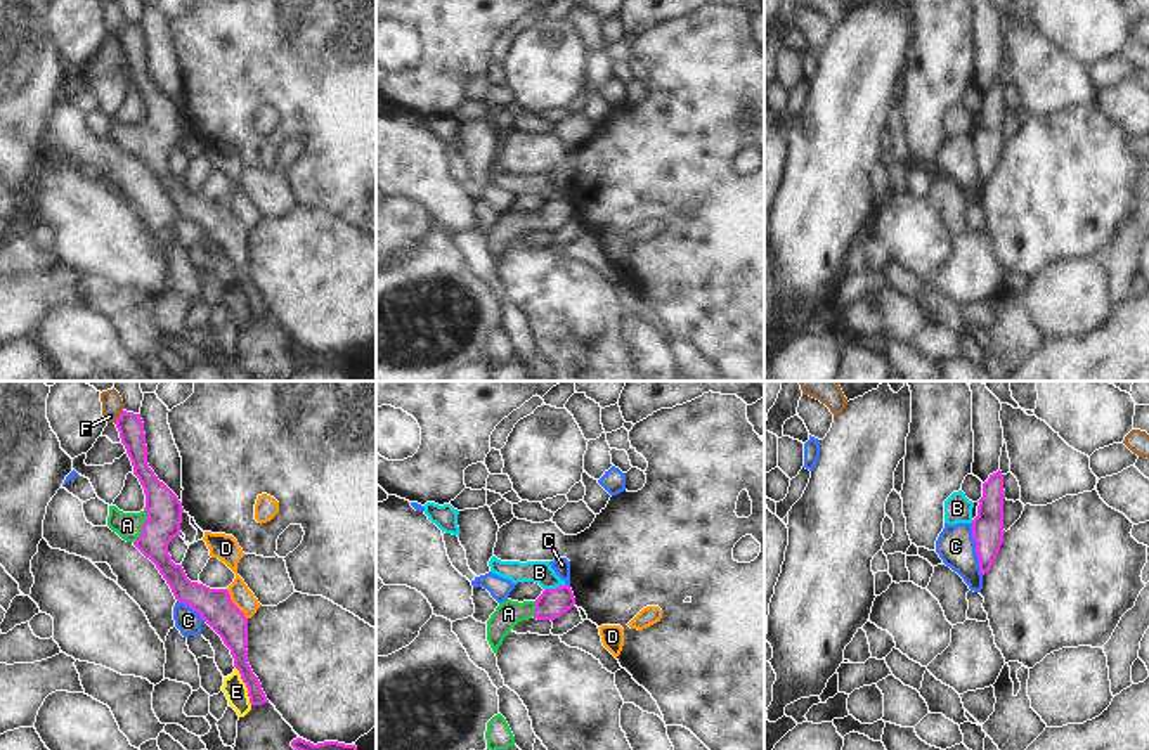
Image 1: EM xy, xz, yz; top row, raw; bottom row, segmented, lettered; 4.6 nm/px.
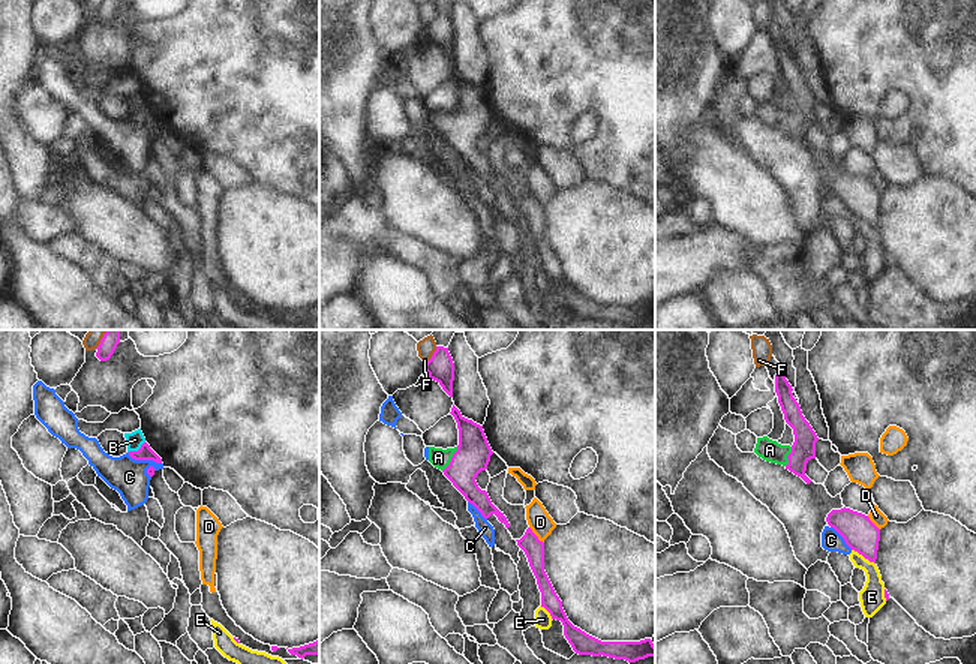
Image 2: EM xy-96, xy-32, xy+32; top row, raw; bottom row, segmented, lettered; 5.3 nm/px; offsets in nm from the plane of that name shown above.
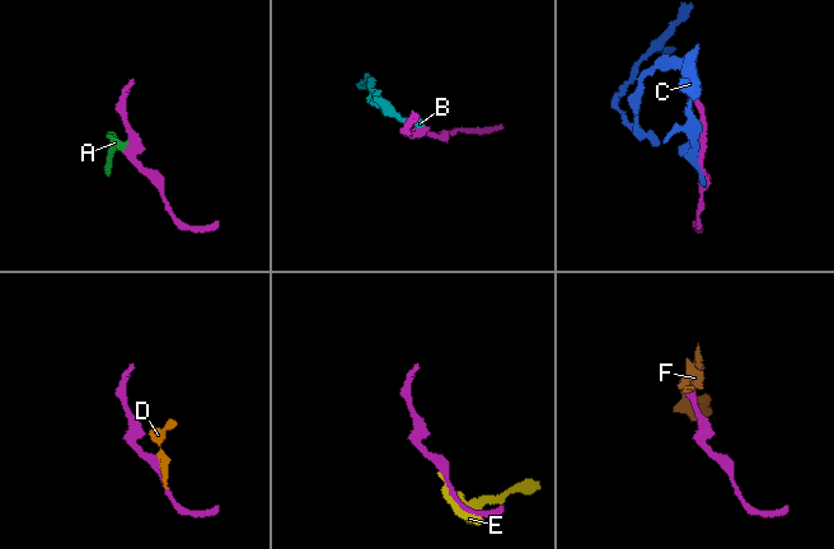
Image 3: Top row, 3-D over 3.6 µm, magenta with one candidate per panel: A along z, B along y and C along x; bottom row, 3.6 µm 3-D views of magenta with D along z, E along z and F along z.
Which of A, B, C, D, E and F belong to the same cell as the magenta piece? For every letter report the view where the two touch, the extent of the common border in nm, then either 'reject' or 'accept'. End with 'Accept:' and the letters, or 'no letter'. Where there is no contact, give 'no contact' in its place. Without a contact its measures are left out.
A: contact in xy; length 170 nm; accept
B: contact in xz; length 110 nm; reject
C: contact in yz; length 240 nm; reject
D: contact in xy; length 170 nm; reject
E: contact in xy; length 190 nm; reject
F: contact in xy; length 80 nm; reject
Accept: A

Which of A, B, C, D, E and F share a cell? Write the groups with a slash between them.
A / B / C D E / F

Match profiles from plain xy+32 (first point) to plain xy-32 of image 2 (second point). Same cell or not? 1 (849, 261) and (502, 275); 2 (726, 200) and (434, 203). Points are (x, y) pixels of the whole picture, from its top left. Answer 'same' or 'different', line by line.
1: different
2: same

